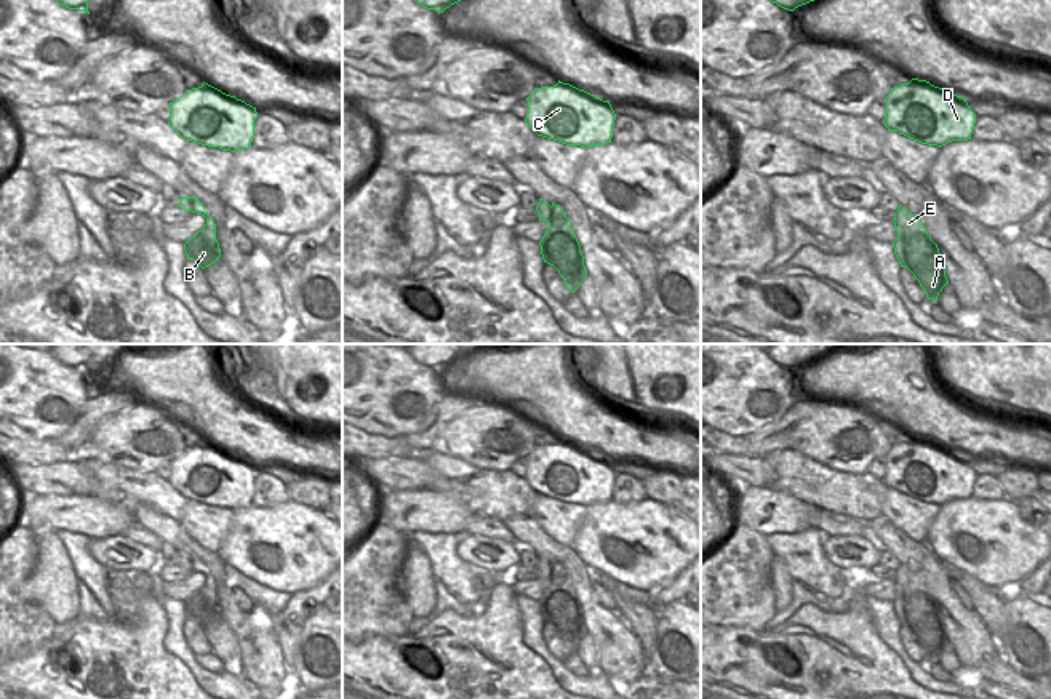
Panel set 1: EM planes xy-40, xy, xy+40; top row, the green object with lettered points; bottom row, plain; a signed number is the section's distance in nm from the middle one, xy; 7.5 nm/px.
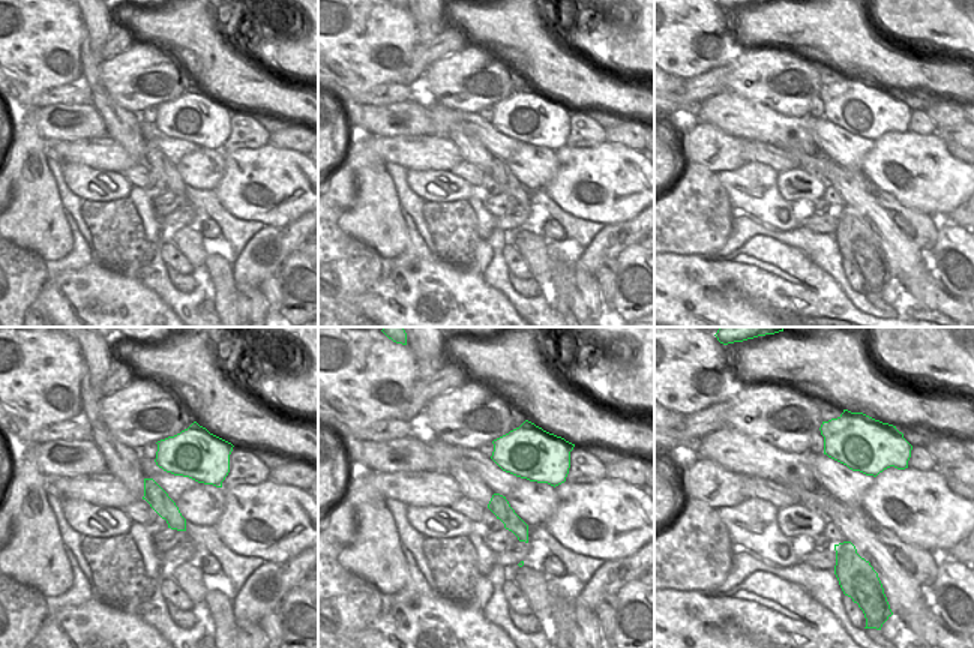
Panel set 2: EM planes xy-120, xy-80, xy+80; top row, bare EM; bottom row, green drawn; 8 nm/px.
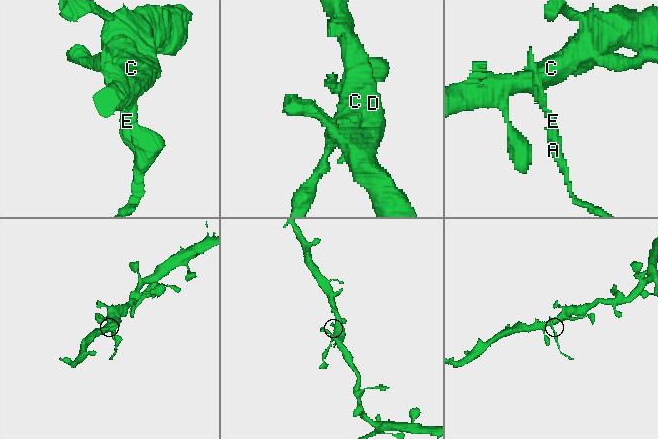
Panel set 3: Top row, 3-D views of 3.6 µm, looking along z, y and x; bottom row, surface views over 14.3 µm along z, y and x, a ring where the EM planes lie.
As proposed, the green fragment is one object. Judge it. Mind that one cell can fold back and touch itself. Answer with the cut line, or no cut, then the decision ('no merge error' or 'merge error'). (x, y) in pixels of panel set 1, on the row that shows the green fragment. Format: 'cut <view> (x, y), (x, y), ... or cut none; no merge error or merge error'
cut xy (549, 207), (555, 216), (567, 218); merge error

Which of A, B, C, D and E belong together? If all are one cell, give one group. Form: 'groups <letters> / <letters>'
groups A B E / C D

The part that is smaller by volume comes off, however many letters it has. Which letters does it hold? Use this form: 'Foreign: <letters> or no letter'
Foreign: A, B, E

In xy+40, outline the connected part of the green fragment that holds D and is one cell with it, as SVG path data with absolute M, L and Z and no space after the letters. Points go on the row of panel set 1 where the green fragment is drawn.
M912 78L909 83L891 88L885 101L883 123L888 131L937 147L971 139L976 114L963 96L926 80Z

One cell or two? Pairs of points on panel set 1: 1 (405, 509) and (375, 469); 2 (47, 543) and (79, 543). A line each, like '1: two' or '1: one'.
1: two
2: two

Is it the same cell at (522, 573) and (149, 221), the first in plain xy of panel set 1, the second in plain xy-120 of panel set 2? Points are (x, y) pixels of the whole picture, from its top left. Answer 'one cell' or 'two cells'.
two cells

